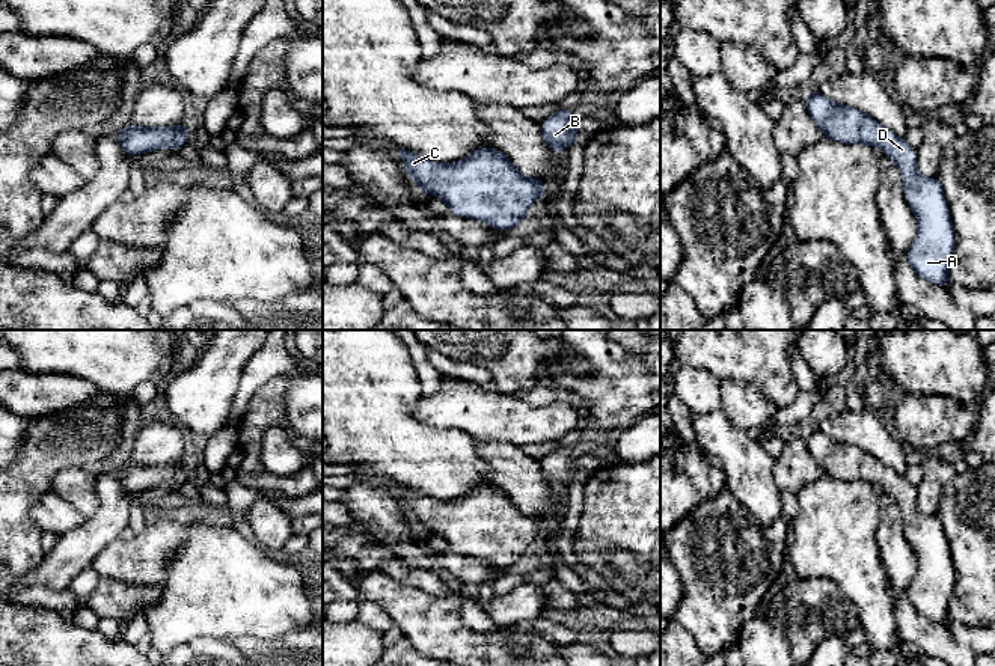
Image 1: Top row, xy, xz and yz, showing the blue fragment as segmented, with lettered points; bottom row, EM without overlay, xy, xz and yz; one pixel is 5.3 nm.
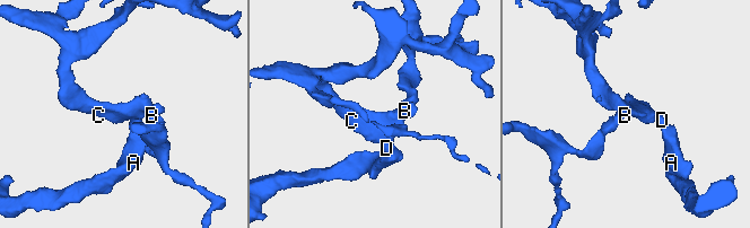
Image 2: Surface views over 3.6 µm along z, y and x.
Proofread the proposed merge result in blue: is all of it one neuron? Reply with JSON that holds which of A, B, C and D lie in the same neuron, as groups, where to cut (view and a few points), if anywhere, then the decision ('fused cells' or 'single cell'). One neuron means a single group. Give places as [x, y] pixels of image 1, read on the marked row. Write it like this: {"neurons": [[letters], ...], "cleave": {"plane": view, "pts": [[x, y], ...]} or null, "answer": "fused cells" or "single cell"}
{"neurons": [["A", "B", "C", "D"]], "cleave": null, "answer": "single cell"}

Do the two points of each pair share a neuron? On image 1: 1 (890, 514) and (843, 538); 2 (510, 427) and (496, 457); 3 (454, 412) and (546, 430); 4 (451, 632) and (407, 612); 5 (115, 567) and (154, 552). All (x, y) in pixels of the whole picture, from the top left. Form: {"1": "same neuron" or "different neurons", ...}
{"1": "different neurons", "2": "different neurons", "3": "same neuron", "4": "same neuron", "5": "same neuron"}

